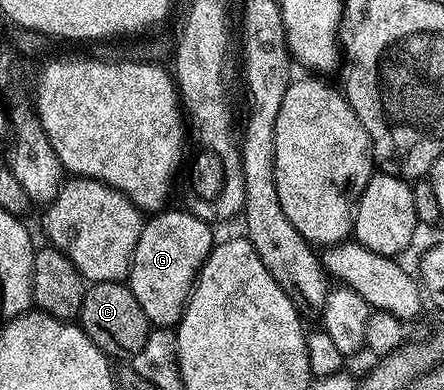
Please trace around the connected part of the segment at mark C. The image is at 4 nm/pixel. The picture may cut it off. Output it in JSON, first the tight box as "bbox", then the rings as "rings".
{"bbox":[77,281,151,359],"rings":[[[96,281],[85,290],[83,303],[79,309],[77,320],[83,331],[111,359],[126,357],[132,359],[140,347],[144,347],[144,339],[148,339],[151,323],[144,315],[144,307],[136,303],[136,295],[132,295],[129,284],[120,281]]]}

